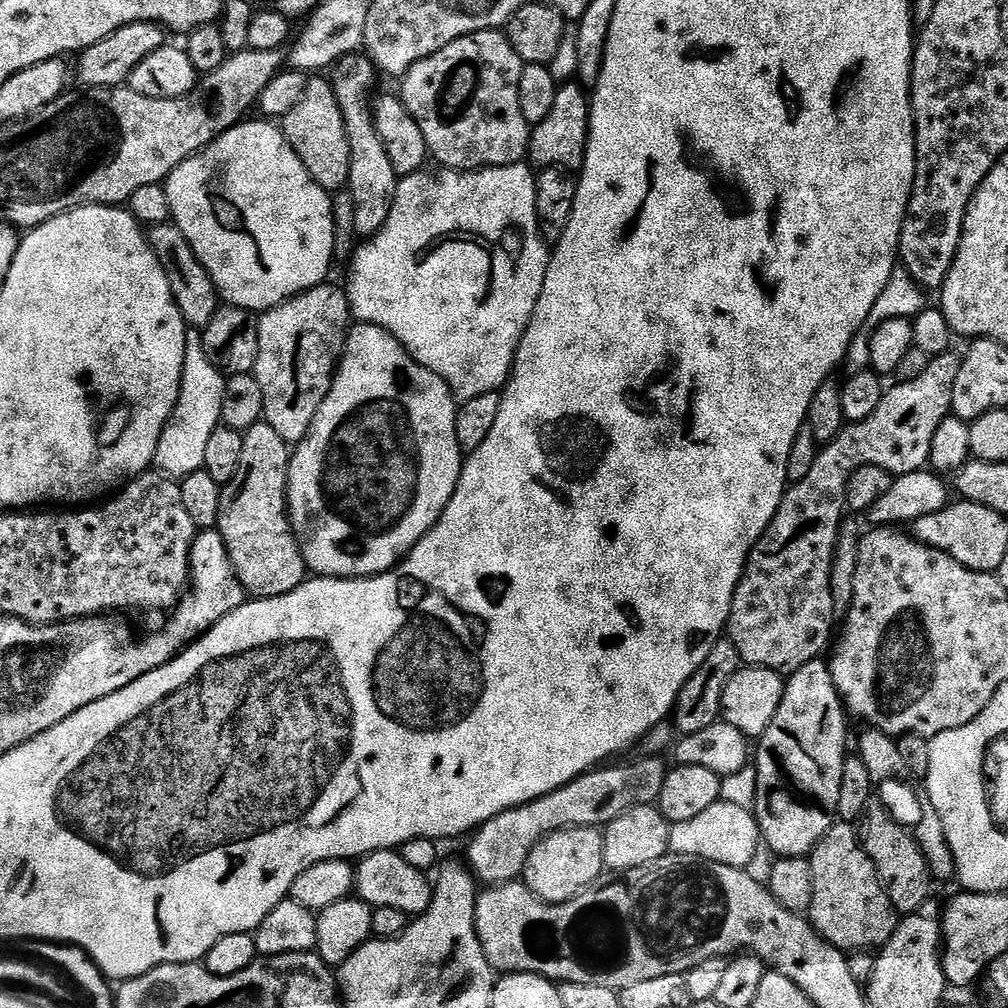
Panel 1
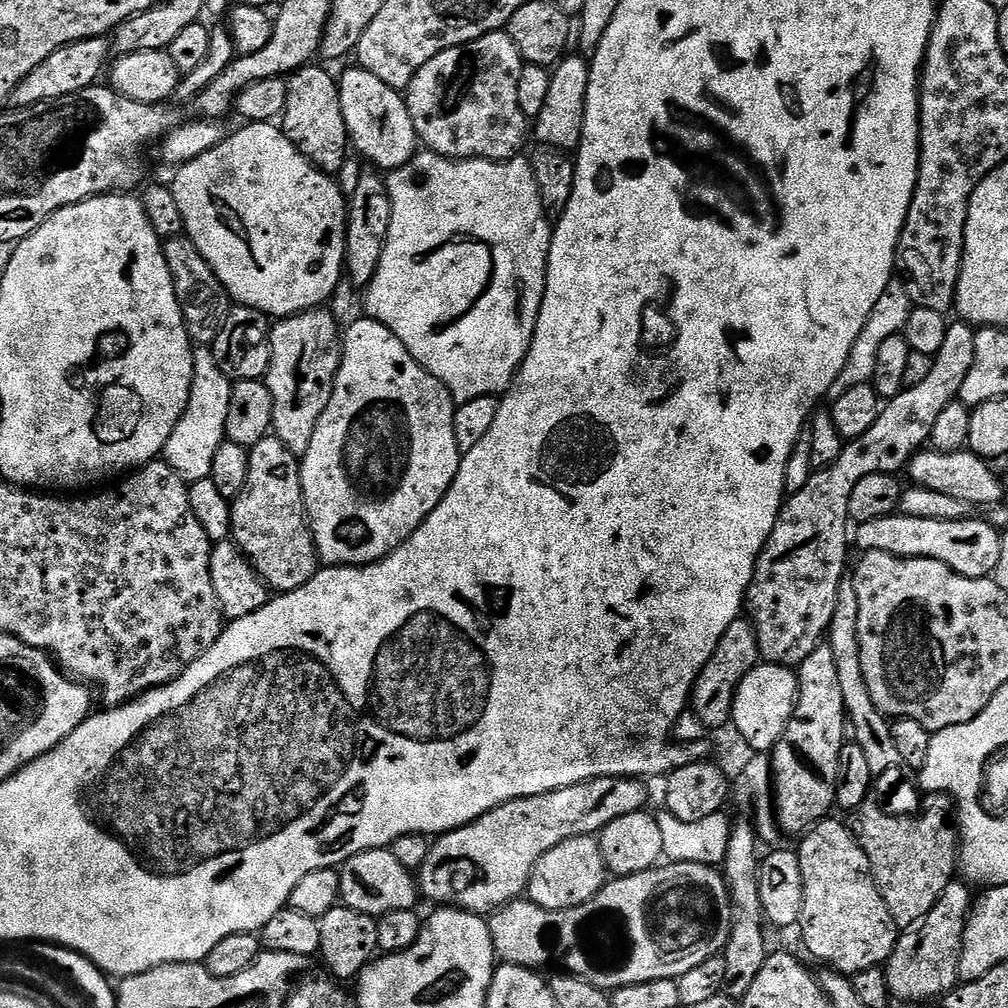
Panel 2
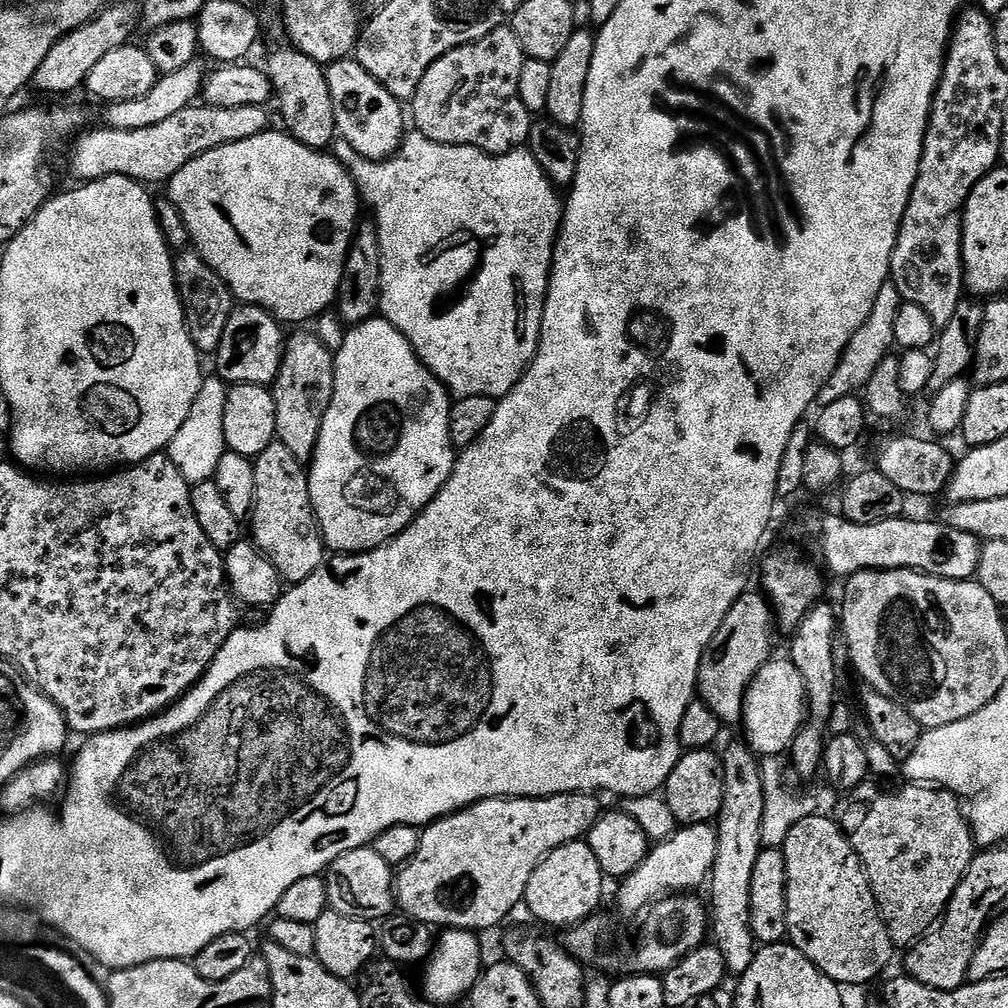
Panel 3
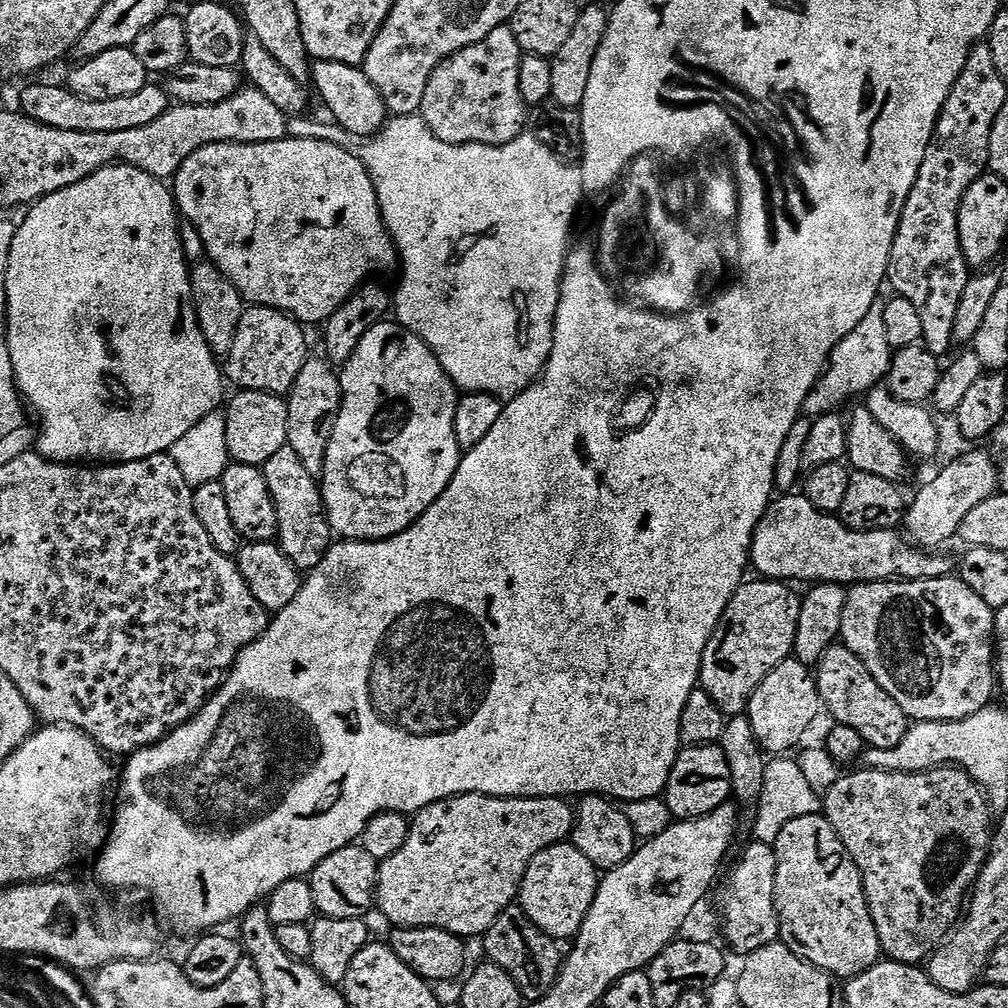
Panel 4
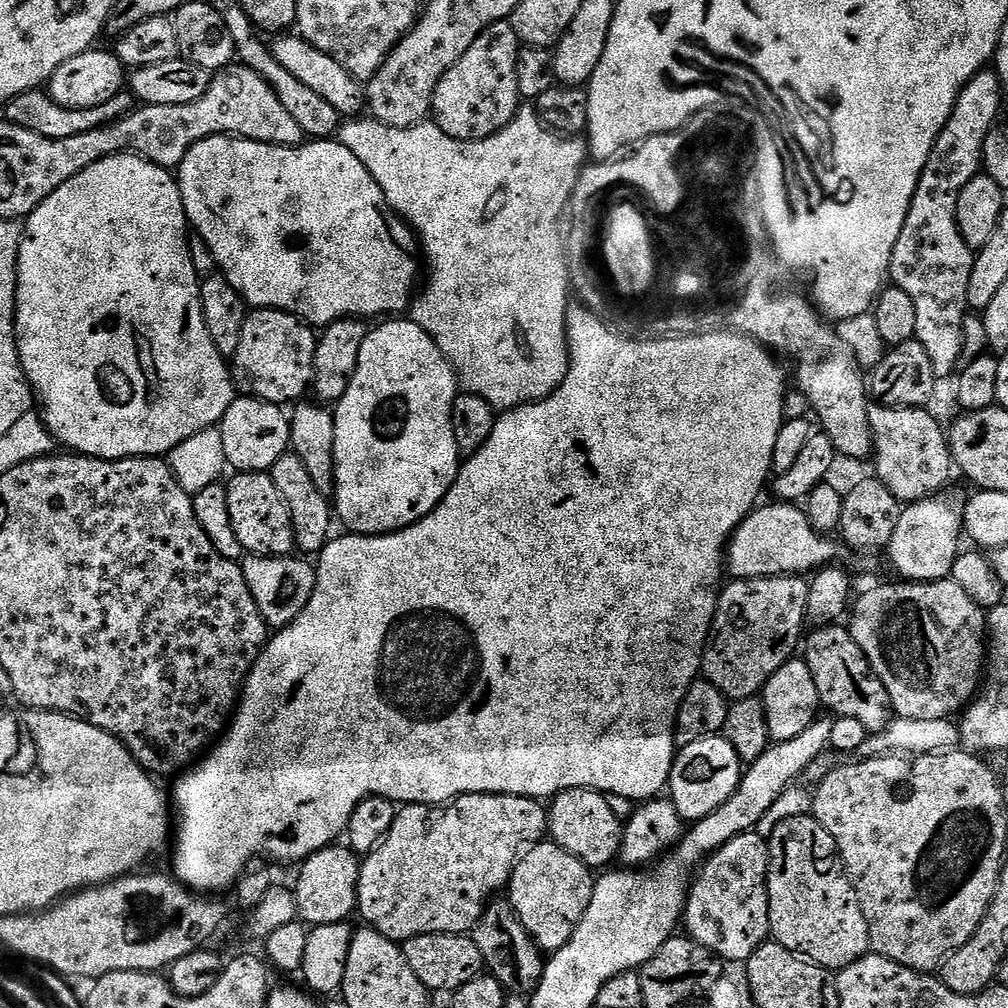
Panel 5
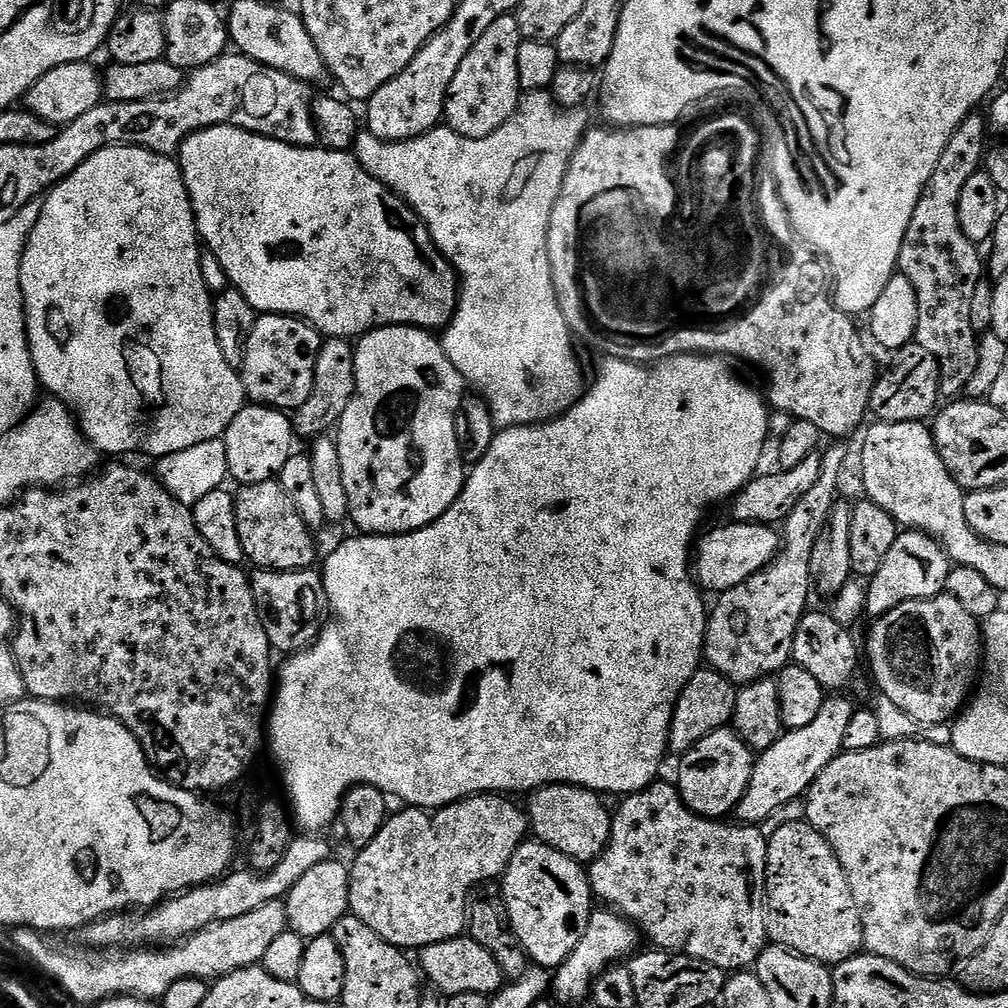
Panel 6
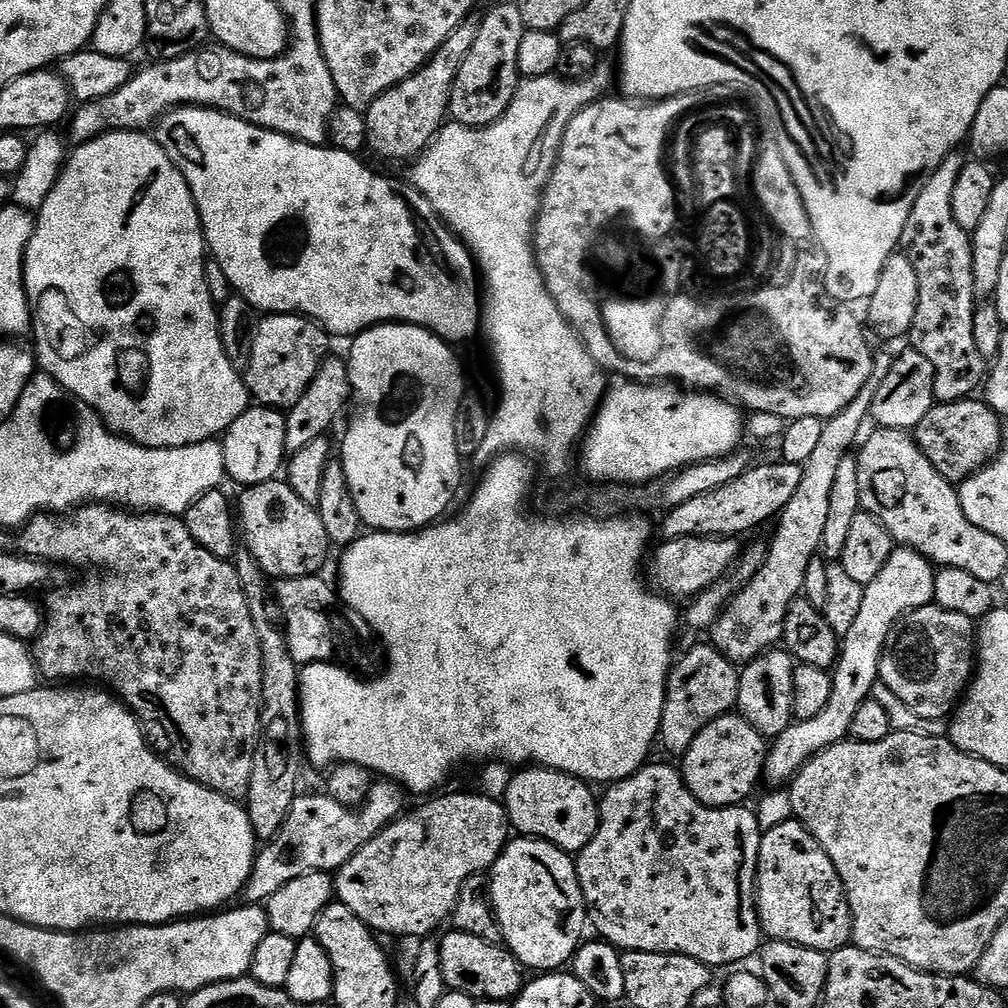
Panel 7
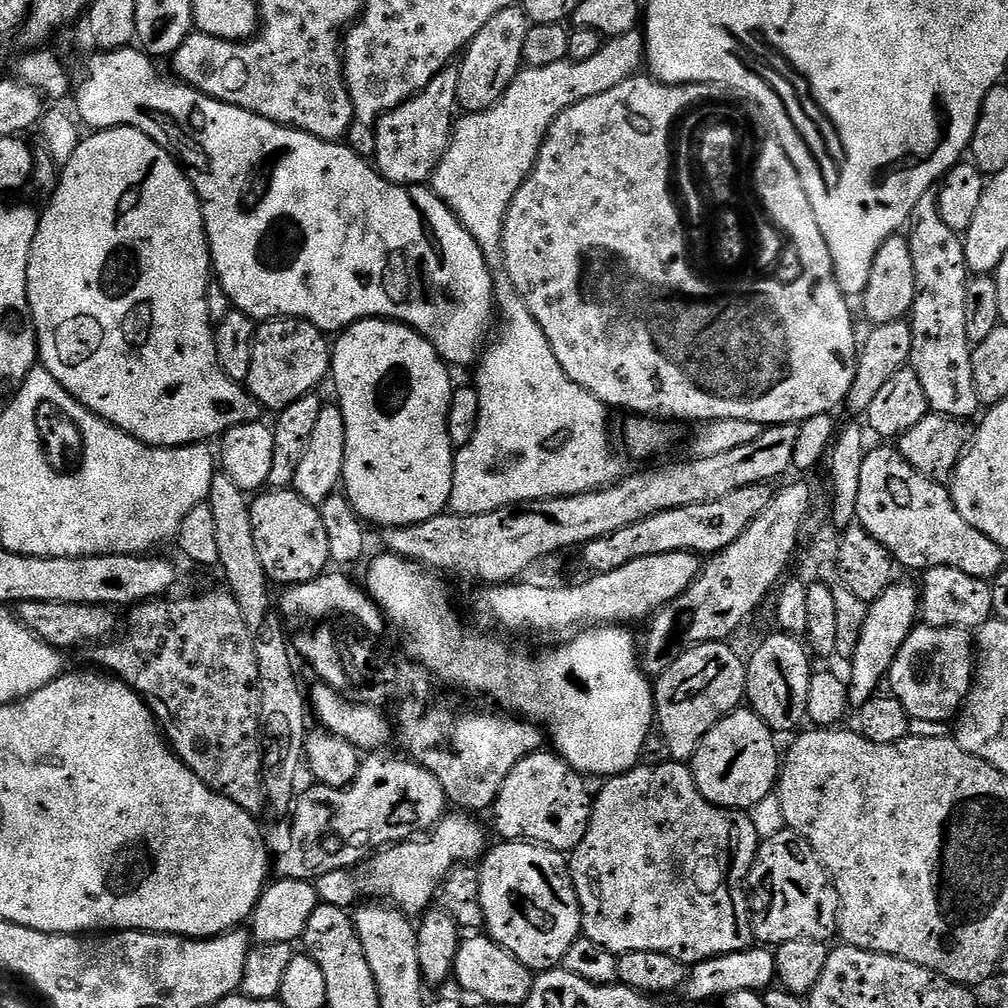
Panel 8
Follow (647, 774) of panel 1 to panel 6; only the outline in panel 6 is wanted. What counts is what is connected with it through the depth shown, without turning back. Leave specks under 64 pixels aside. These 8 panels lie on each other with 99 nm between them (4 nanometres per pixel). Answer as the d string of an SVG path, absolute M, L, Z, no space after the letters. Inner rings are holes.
M481 794L460 800L457 804L448 804L444 808L437 808L435 811L408 806L403 809L405 812L400 812L397 816L396 813L389 815L388 820L382 826L382 830L378 830L378 838L374 838L374 842L370 842L364 848L359 849L355 853L356 861L351 861L348 873L350 878L348 907L351 915L357 916L362 922L366 922L366 926L370 926L370 930L374 930L374 934L386 938L386 942L390 942L401 950L409 950L408 948L419 950L434 942L446 942L450 938L461 935L468 926L470 893L473 891L471 888L475 884L482 883L483 880L492 880L495 876L496 879L503 877L504 872L508 869L510 858L520 849L520 845L525 843L526 837L529 835L530 825L527 811L521 805L519 808L518 805L511 804L508 800L511 799L504 794Z

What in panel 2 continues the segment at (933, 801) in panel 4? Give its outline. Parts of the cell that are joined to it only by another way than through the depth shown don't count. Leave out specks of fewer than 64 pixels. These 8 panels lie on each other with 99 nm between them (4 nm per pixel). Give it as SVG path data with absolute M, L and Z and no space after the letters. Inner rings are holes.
M875 802L862 805L855 817L854 835L862 846L866 858L872 867L872 877L876 879L878 890L894 918L897 929L908 930L919 925L928 915L933 906L940 901L946 886L953 883L958 872L958 832L953 821L948 820L940 812L921 811L917 815L892 817L884 813Z

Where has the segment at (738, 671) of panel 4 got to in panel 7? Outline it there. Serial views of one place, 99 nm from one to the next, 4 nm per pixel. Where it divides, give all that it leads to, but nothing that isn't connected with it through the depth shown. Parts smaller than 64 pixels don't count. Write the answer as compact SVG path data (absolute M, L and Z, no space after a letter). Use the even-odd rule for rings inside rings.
M865 387L848 406L838 414L828 417L822 426L822 435L810 458L804 463L804 473L802 483L798 486L794 498L786 502L783 512L780 513L775 521L776 533L772 536L772 545L769 543L766 548L764 564L752 579L743 585L744 588L735 593L728 605L710 629L710 643L713 648L717 648L727 660L732 661L737 666L743 666L756 660L763 652L771 652L784 639L784 623L786 614L790 606L803 593L804 583L806 582L806 568L810 565L810 560L821 551L822 533L826 527L826 517L830 510L830 489L834 486L834 477L838 470L839 463L844 456L849 455L857 447L860 436L860 423L869 419L872 411L871 387Z

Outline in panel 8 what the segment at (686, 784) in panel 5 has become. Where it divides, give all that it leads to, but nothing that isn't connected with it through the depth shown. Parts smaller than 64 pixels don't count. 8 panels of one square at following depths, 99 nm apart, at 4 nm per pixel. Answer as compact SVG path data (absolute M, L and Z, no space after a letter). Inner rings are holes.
M747 706L731 712L702 742L690 762L698 790L718 808L750 810L762 798L773 795L782 767L782 752L776 749L772 729Z

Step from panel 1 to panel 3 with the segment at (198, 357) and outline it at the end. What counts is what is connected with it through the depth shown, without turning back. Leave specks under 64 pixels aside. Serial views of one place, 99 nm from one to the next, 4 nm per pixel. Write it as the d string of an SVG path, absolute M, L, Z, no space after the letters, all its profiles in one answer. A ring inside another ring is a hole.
M219 378L205 379L202 390L190 410L190 418L182 422L182 430L178 430L178 434L166 449L166 455L174 462L174 466L178 466L178 470L187 478L189 485L213 479L218 470L218 462L222 462L222 454L228 446L224 429L228 390L229 385Z

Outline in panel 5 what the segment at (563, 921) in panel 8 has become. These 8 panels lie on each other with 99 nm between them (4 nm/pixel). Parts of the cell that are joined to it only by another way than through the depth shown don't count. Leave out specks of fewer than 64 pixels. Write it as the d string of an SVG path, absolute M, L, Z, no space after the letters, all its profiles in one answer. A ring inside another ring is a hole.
M541 842L532 845L517 860L512 879L508 882L506 896L522 926L532 936L533 942L545 953L551 954L570 942L570 934L574 934L578 922L582 922L582 914L586 914L586 906L590 906L593 883L593 869L587 868L582 861L574 858L574 854L562 850L557 844Z

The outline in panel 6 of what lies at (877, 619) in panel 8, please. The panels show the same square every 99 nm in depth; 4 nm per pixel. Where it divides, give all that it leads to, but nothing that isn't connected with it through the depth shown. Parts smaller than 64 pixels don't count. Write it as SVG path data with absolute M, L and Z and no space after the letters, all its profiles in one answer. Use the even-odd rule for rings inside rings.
M917 530L901 531L894 546L890 546L882 566L878 566L878 574L867 581L867 615L878 617L903 600L921 600L941 595L948 586L949 567L948 554L937 540ZM844 694L829 695L822 702L822 710L818 710L818 718L814 718L810 726L785 731L774 746L755 757L748 789L734 813L739 823L759 826L774 814L774 810L786 806L786 802L801 799L818 774L822 774L822 770L826 770L826 766L844 751L846 729L857 709L857 705L851 704L846 697Z

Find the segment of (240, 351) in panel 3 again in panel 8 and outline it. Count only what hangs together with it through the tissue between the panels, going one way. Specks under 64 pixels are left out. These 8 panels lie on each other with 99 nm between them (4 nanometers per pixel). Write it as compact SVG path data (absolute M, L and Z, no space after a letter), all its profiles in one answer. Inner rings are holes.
M277 318L263 321L257 327L250 354L250 374L246 387L261 409L279 414L298 398L315 393L323 380L327 381L332 366L332 349L325 333L308 320Z

